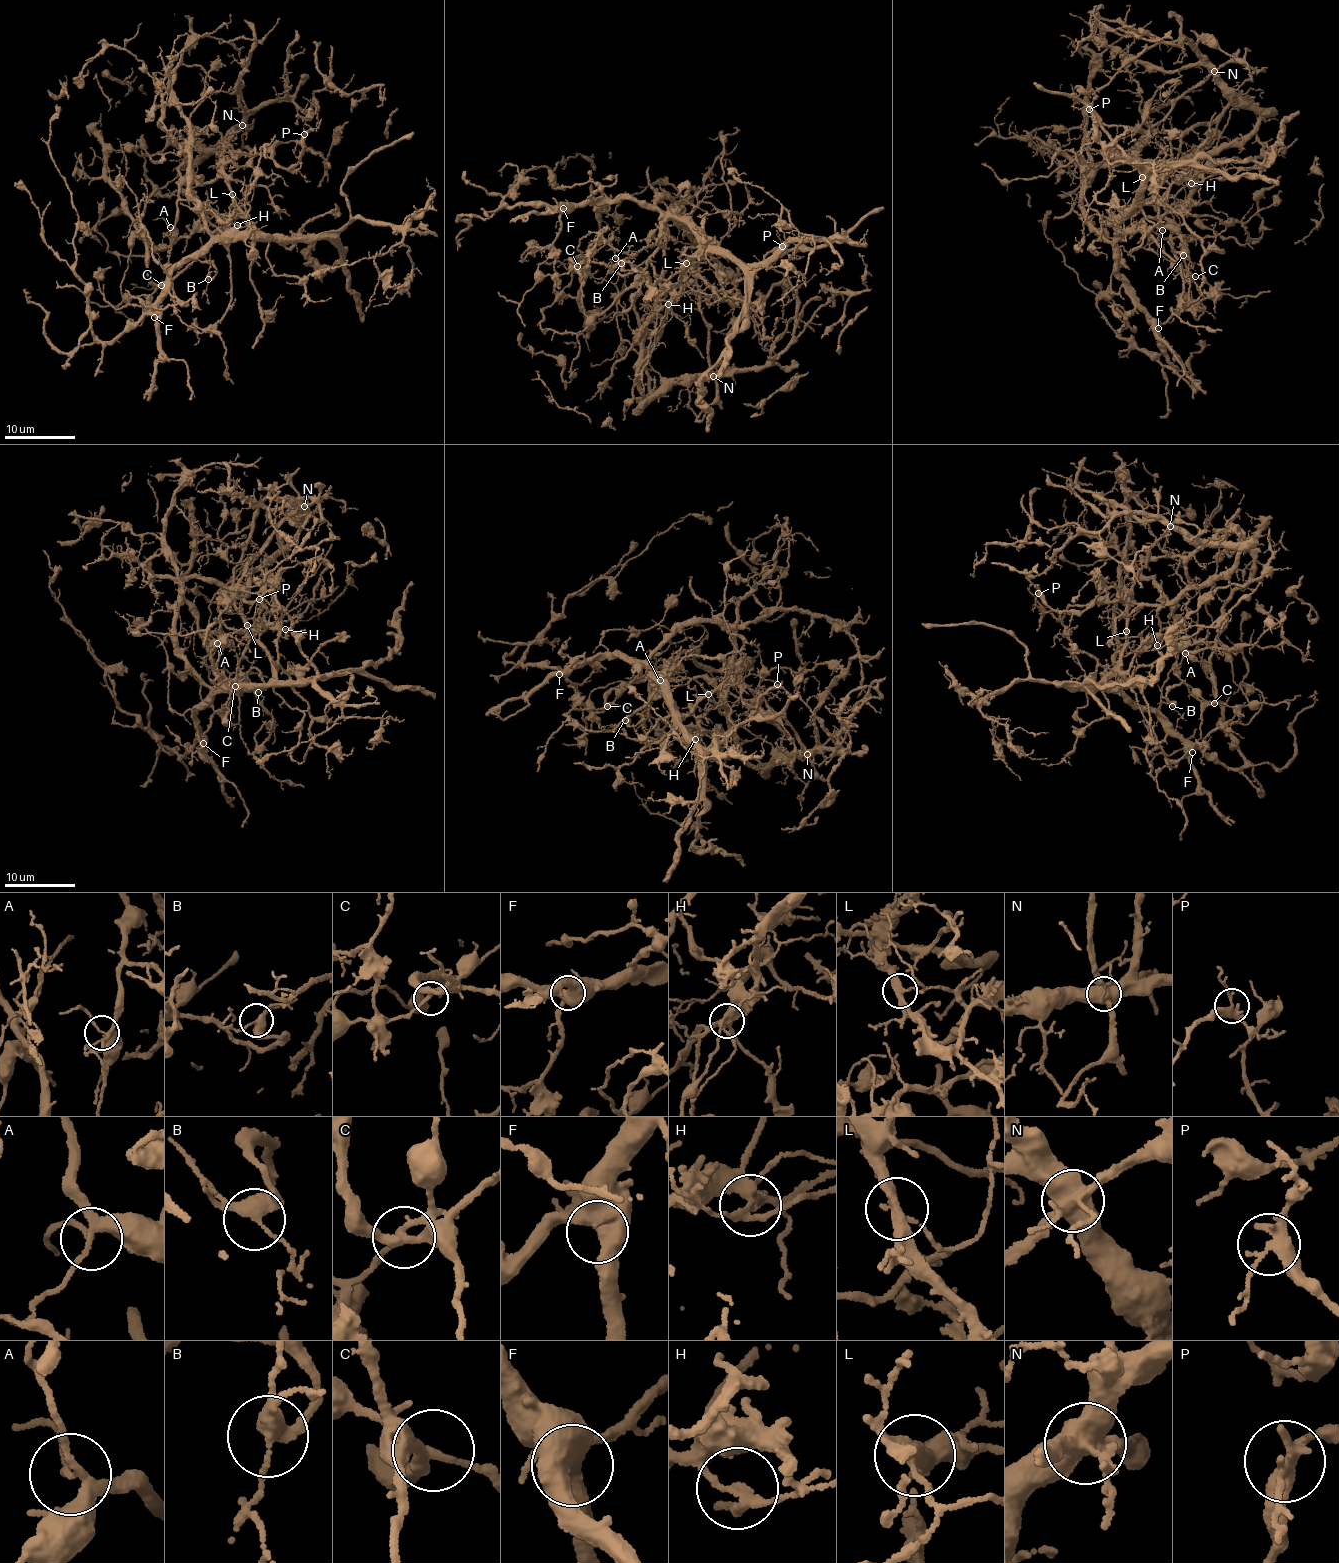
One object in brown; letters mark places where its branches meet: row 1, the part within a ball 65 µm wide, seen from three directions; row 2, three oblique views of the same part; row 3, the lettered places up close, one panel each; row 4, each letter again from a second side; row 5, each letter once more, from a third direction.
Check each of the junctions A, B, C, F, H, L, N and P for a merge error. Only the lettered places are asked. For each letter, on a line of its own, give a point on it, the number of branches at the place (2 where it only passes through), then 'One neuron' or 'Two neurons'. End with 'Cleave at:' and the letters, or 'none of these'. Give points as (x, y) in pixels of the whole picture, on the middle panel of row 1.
A: Place: (615, 258). Branches: 4. One neuron
B: Place: (621, 263). Branches: 4. One neuron
C: Place: (577, 266). Branches: 3. One neuron
F: Place: (563, 208). Branches: 5. One neuron
H: Place: (668, 304). Branches: 3. Two neurons
L: Place: (686, 263). Branches: 3. Two neurons
N: Place: (713, 376). Branches: 7. Two neurons
P: Place: (782, 246). Branches: 3. One neuron
Cleave at: H, L, N

